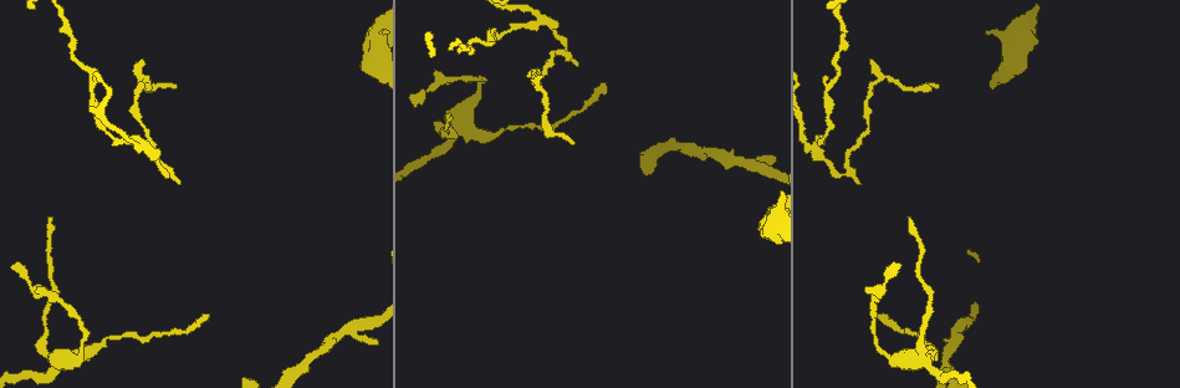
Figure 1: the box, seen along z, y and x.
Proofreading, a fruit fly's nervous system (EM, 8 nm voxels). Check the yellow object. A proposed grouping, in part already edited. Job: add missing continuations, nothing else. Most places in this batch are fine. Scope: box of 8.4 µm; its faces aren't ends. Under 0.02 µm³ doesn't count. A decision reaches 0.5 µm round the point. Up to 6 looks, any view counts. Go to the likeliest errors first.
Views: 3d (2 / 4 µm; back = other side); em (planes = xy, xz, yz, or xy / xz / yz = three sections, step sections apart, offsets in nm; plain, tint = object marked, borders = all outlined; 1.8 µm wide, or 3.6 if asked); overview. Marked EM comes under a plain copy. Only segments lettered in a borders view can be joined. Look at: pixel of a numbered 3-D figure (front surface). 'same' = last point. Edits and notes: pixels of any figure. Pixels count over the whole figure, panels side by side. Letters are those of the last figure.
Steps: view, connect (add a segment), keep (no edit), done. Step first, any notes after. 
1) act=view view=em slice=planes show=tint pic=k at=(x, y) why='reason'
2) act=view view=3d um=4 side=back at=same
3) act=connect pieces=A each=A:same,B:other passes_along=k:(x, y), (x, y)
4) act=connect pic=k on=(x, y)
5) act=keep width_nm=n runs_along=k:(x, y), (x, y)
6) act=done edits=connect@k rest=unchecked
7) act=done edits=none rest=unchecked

act=view view=em slice=planes show=tint pic=1 at=(206, 316) why='an open end'

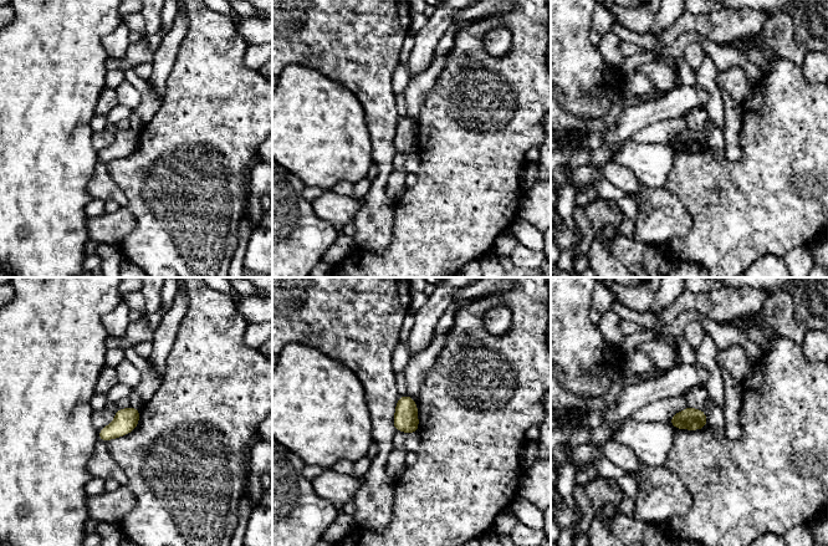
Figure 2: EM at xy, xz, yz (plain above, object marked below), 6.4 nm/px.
act=view view=em slice=planes show=borders at=same

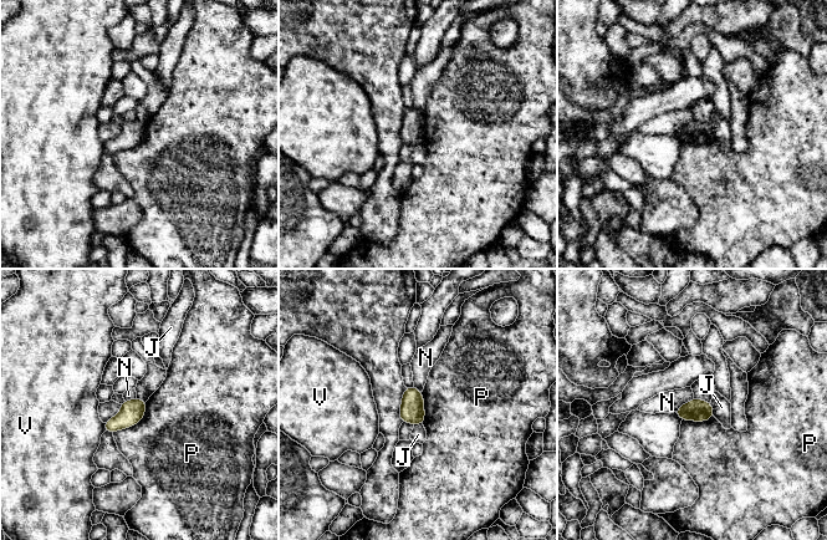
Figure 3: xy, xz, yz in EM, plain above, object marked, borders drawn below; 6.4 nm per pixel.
act=keep each=J:other,N:other,P:other,V:other border=3:(147, 401), (137, 423), (113, 433) found='no lettered segment goes on from it'

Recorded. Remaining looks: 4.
act=view view=em slice=planes show=tint pic=1 at=(143, 79) why='sharp bend'

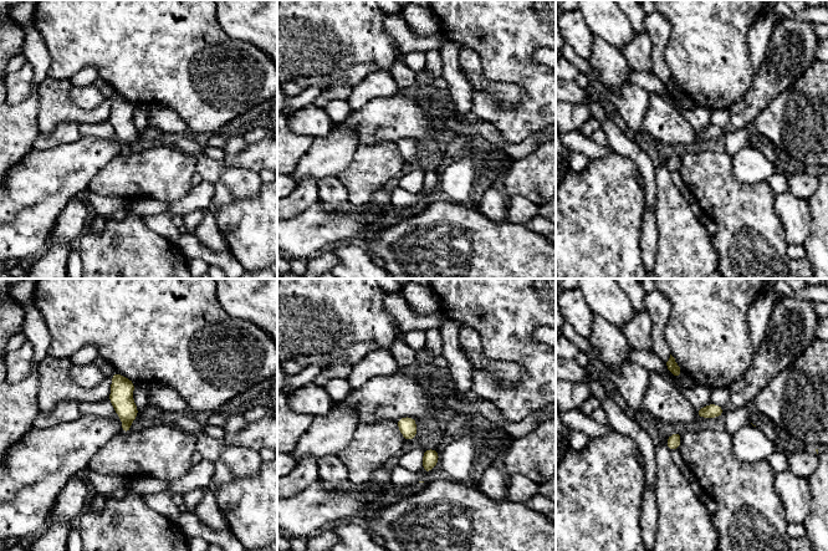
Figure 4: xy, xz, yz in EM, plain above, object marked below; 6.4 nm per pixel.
act=view view=em slice=planes show=borders at=same why='see the neighbours'

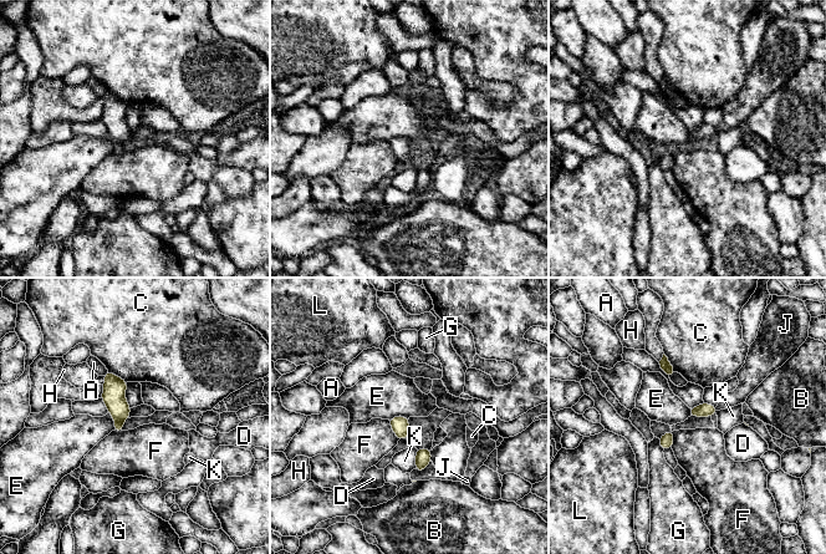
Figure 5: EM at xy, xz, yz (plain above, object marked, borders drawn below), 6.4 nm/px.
act=keep longest_contact=C:170nm each=A:other,B:other,C:other,D:other,E:other,F:other,G:other,H:other,J:other,K:other,L:other border=5:(408, 417), (392, 416), (388, 420) found='no lettered segment goes on from it'

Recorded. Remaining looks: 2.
act=view view=em slice=planes show=borders pic=1 at=(166, 174) why='sharp bend'

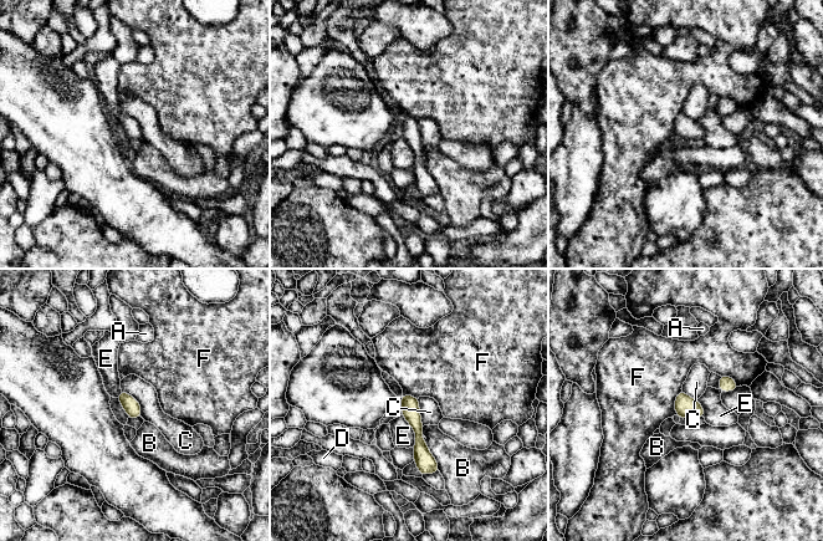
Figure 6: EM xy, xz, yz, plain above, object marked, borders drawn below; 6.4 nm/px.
act=keep width_nm=110 each=A:other,B:other,C:other,D:other,E:other,F:other border=6:(121, 388), (138, 402), (142, 417) found='no lettered segment goes on from it'

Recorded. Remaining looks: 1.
act=done edits=none rest=unchecked

